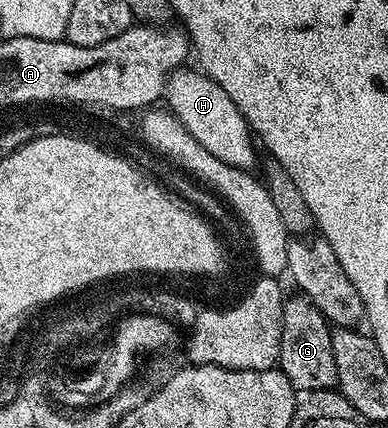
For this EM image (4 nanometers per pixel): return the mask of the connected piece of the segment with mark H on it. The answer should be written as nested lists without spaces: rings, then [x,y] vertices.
[[[205,75],[204,78],[197,78],[197,84],[183,88],[183,92],[173,84],[171,96],[164,96],[163,100],[168,110],[177,116],[192,138],[195,138],[208,153],[215,155],[229,166],[246,170],[256,169],[258,145],[255,143],[254,133],[239,106],[231,102],[227,90],[223,90],[219,82]]]

